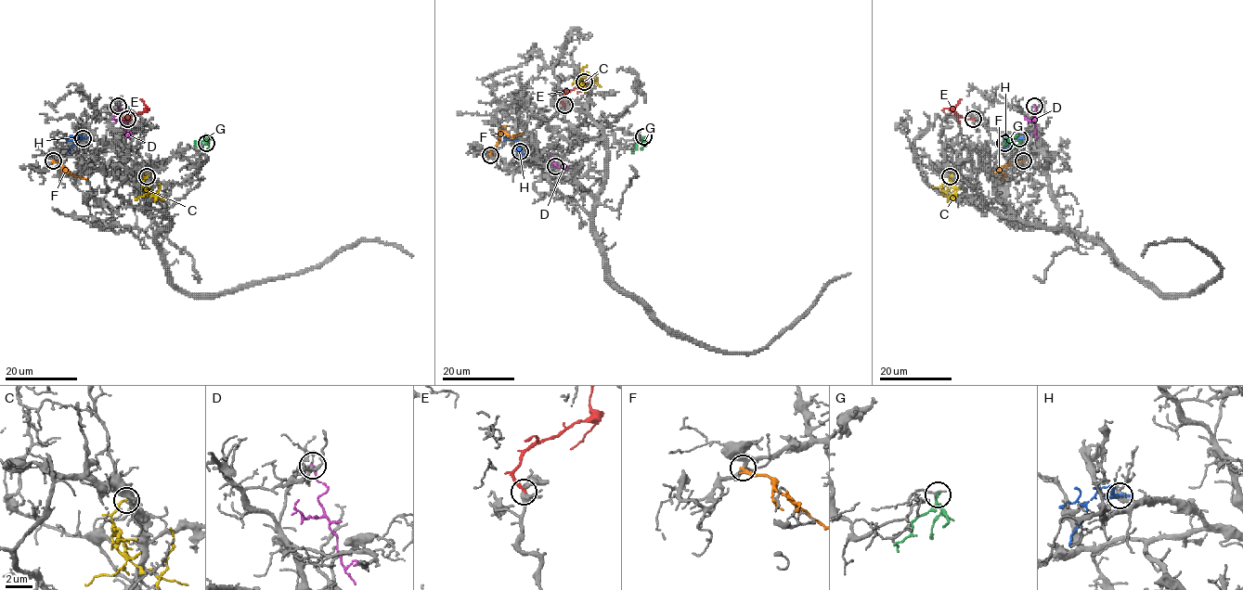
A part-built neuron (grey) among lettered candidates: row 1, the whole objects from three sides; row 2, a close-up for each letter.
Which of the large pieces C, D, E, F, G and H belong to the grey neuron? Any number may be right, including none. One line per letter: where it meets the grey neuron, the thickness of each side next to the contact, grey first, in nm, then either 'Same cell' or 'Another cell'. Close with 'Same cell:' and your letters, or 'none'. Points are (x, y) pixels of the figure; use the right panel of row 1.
C: Touches grey at (950, 176). Thickness 280 nm (grey) against 200 nm. Another cell
D: Touches grey at (1034, 106). Thickness 110 nm (grey) against 150 nm. Another cell
E: Touches grey at (973, 119). Thickness 280 nm (grey) against 200 nm. Another cell
F: Touches grey at (1023, 160). Thickness 360 nm (grey) against 200 nm. Another cell
G: Touches grey at (1004, 143). Thickness 190 nm (grey) against 200 nm. Another cell
H: Touches grey at (1019, 138). Thickness 200 nm (grey) against 240 nm. Another cell
Same cell: none

